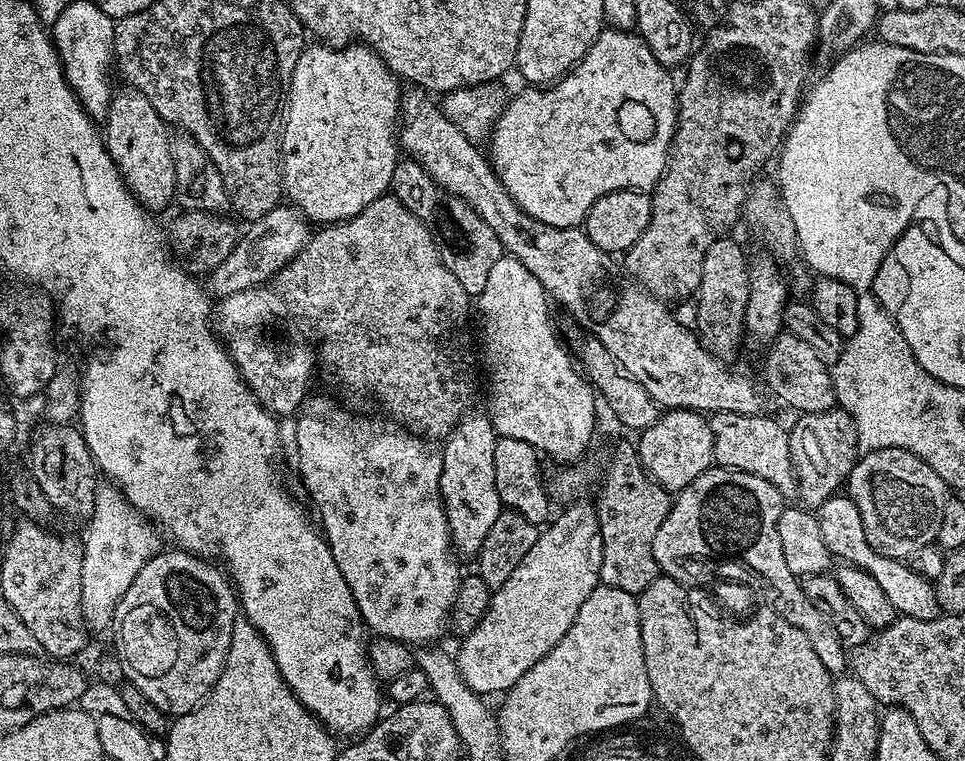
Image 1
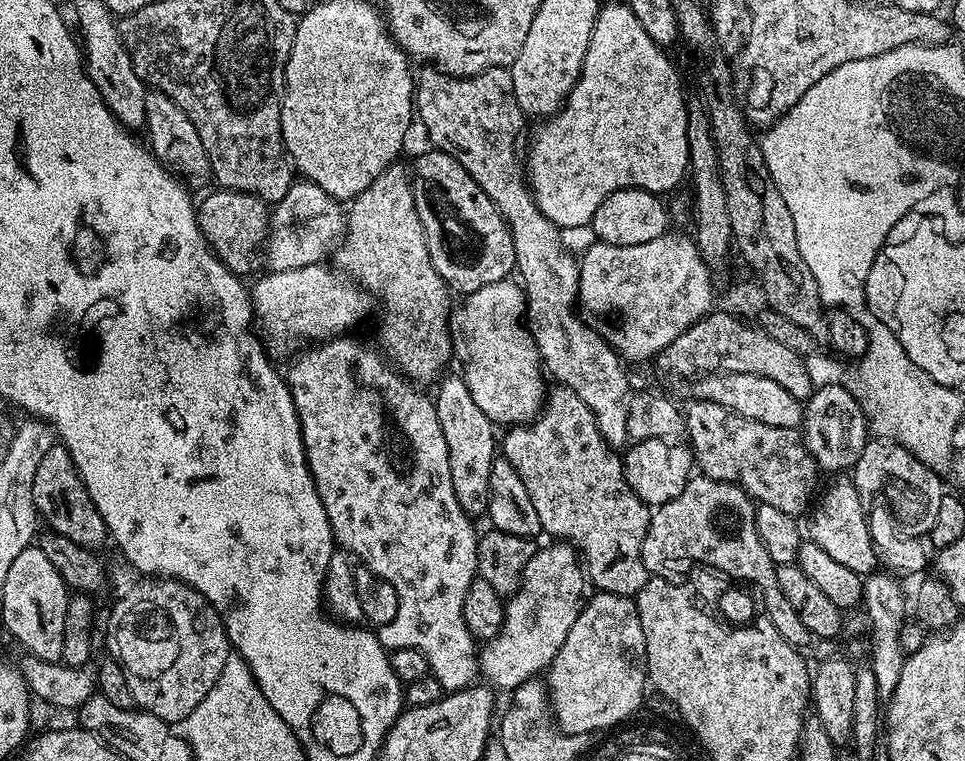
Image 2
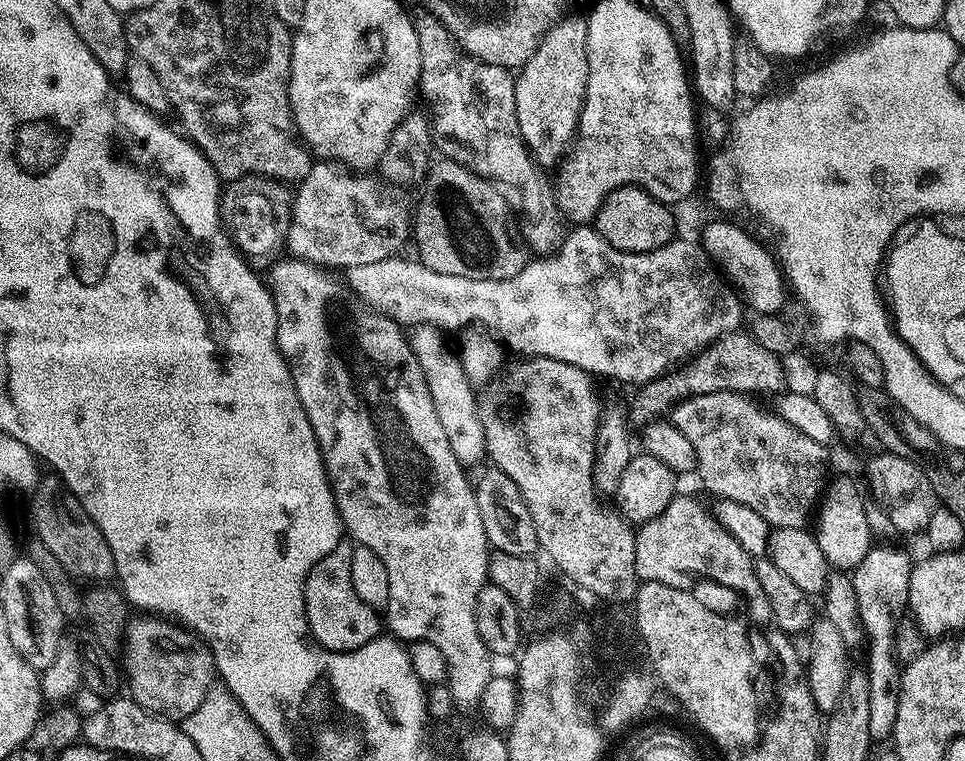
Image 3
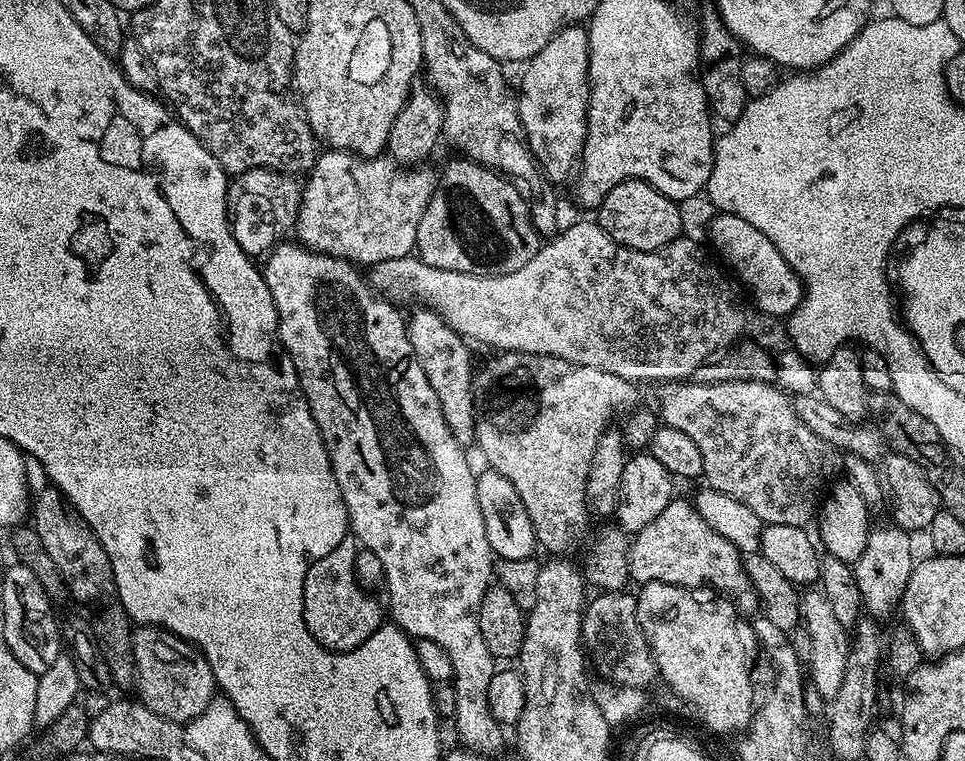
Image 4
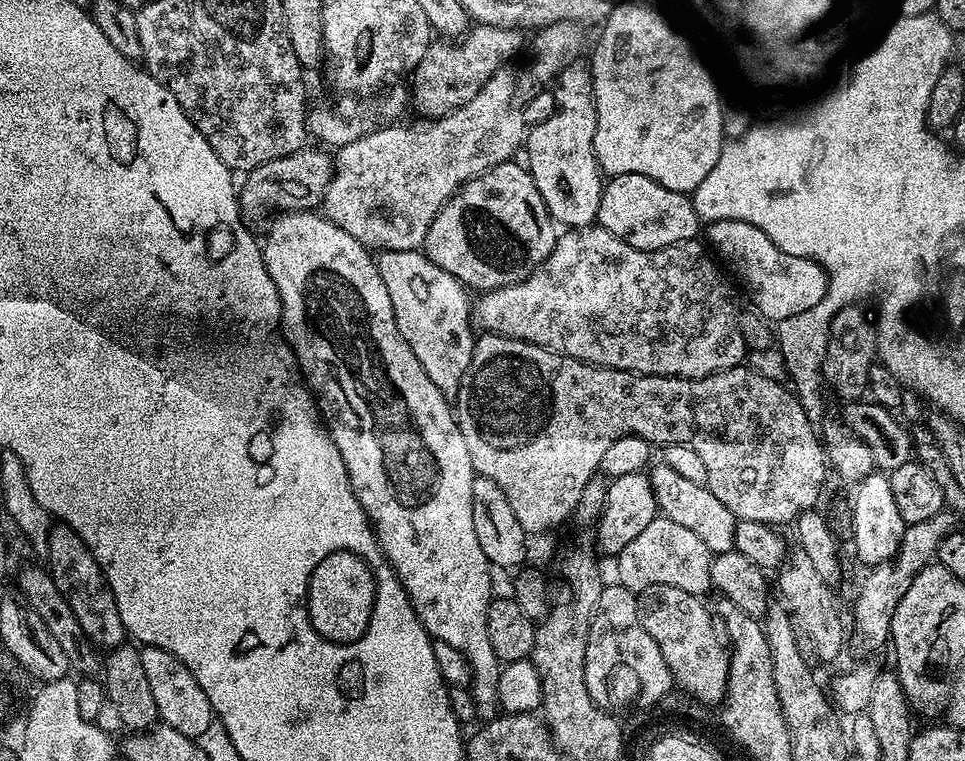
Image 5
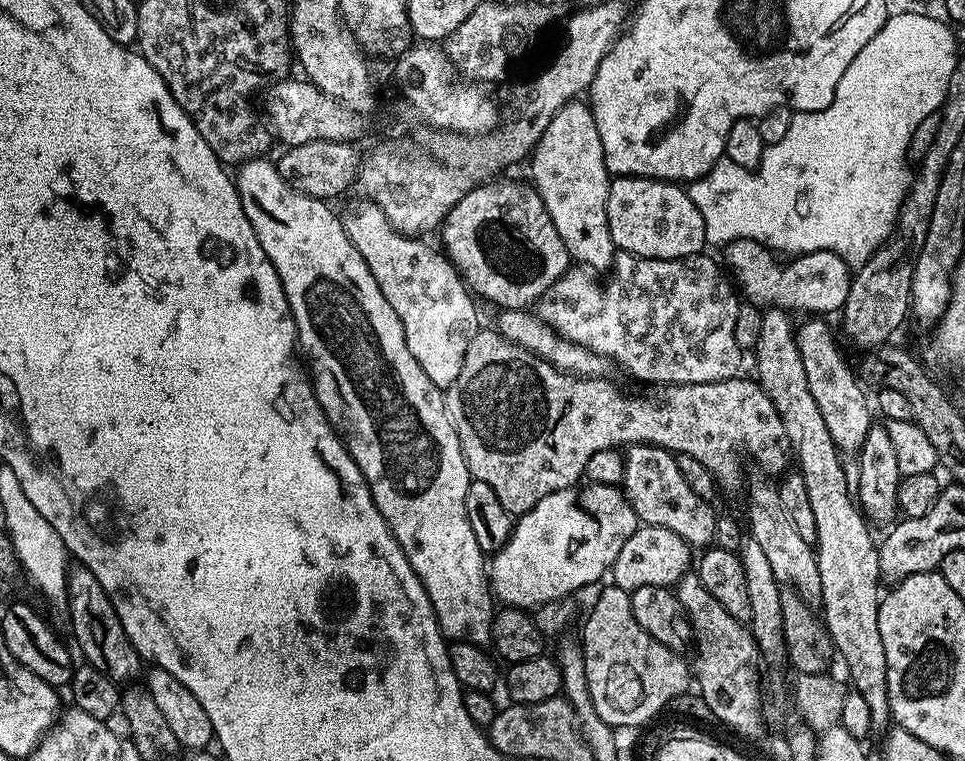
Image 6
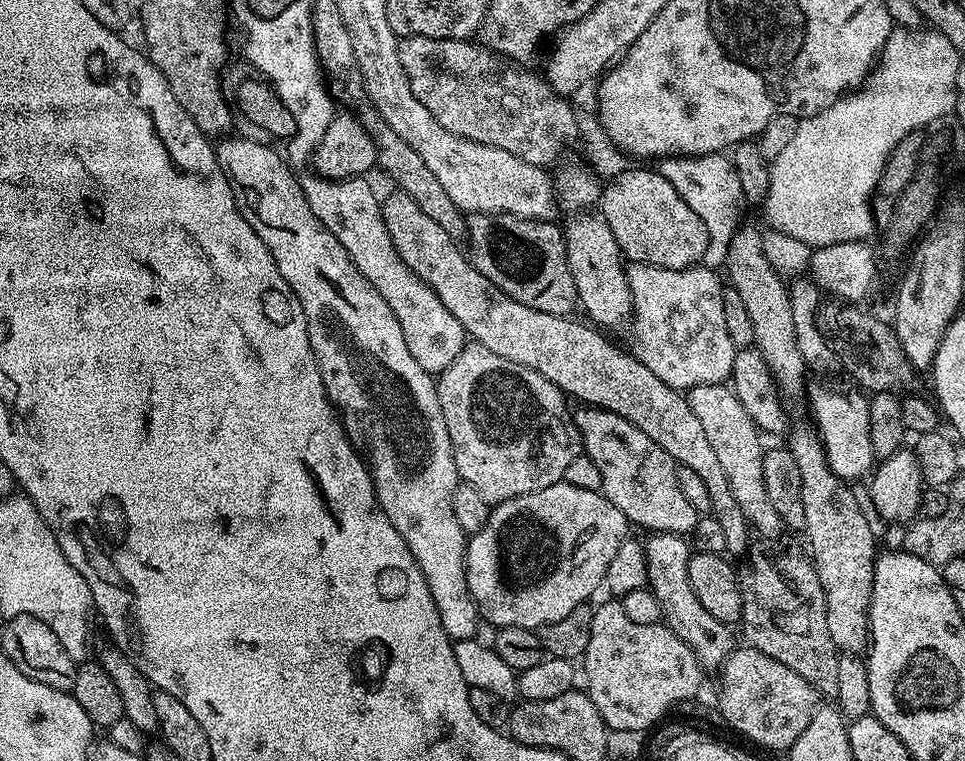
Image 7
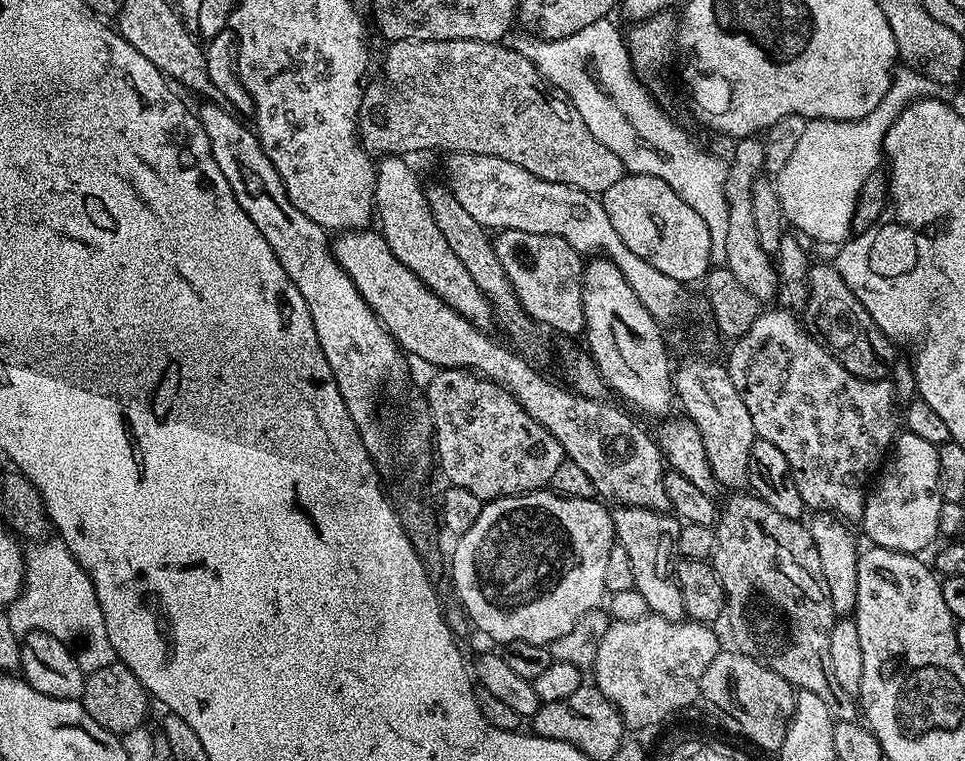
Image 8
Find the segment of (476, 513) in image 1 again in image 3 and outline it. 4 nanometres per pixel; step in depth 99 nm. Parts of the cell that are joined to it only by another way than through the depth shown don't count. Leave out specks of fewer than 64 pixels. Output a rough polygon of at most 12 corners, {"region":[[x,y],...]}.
{"region":[[431,324],[410,343],[465,469],[485,459],[477,389]]}

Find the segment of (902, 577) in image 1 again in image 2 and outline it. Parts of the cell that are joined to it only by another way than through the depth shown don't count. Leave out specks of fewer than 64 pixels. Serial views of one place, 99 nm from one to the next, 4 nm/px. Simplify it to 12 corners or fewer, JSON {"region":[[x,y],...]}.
{"region":[[849,475],[831,480],[809,539],[861,576],[878,563],[865,503]]}

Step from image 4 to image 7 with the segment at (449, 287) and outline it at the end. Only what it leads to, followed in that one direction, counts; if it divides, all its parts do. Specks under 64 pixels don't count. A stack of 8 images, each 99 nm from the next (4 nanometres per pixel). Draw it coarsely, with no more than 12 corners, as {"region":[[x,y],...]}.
{"region":[[632,264],[631,355],[677,390],[725,383],[726,284]]}

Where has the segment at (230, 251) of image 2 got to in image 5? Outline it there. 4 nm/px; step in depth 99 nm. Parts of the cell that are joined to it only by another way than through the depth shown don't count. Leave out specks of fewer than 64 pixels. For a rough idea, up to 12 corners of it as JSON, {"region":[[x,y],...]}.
{"region":[[301,150],[238,188],[245,218],[321,207],[333,157]]}

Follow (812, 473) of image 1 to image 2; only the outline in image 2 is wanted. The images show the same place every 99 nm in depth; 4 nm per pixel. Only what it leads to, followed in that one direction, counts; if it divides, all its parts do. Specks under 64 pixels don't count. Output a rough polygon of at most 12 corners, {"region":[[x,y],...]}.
{"region":[[817,387],[802,435],[817,469],[855,468],[870,439],[849,390]]}

